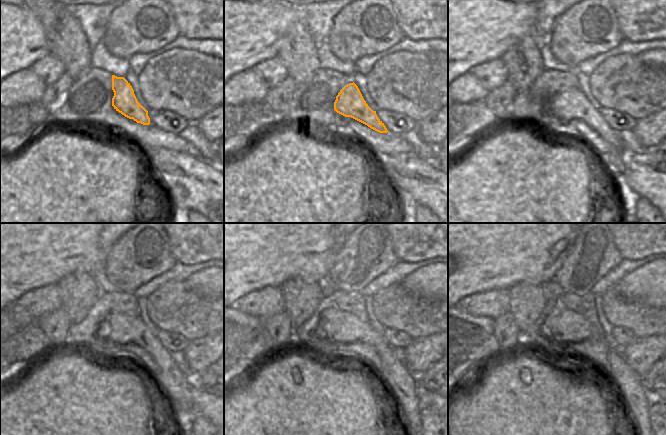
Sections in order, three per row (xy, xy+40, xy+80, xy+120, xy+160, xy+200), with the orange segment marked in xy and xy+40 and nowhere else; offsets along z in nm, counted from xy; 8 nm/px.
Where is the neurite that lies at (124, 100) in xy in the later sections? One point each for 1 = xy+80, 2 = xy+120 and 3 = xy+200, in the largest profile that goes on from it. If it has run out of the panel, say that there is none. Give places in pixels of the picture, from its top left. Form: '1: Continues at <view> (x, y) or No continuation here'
1: Continues at xy+80 (573, 105)
2: Continues at xy+120 (177, 386)
3: Continues at xy+200 (628, 383)

